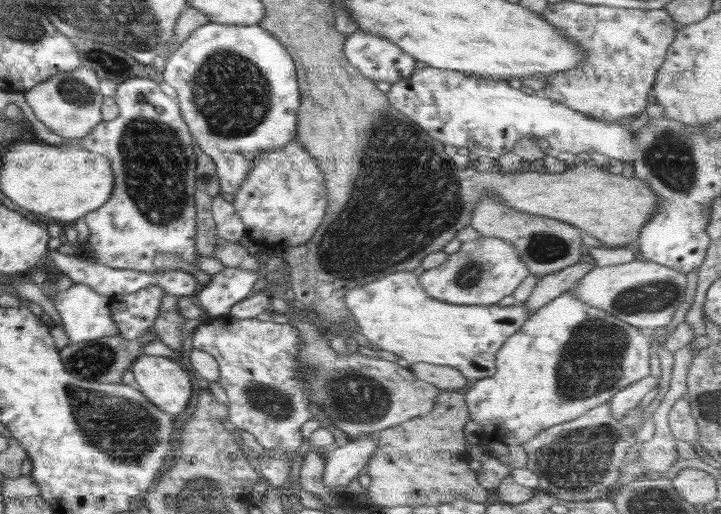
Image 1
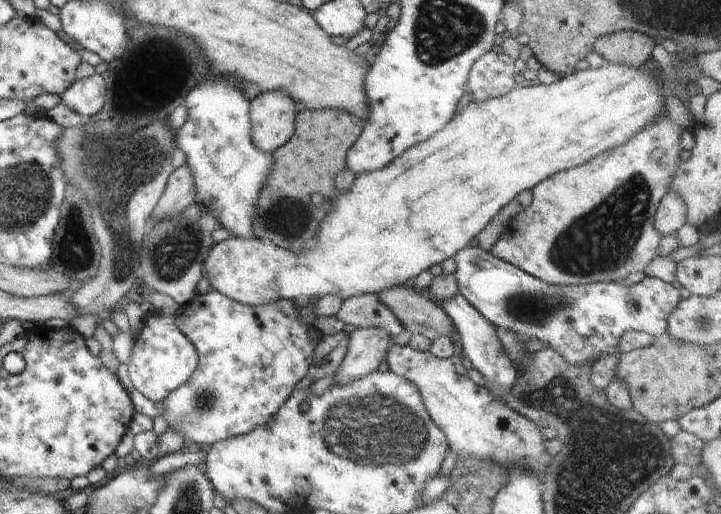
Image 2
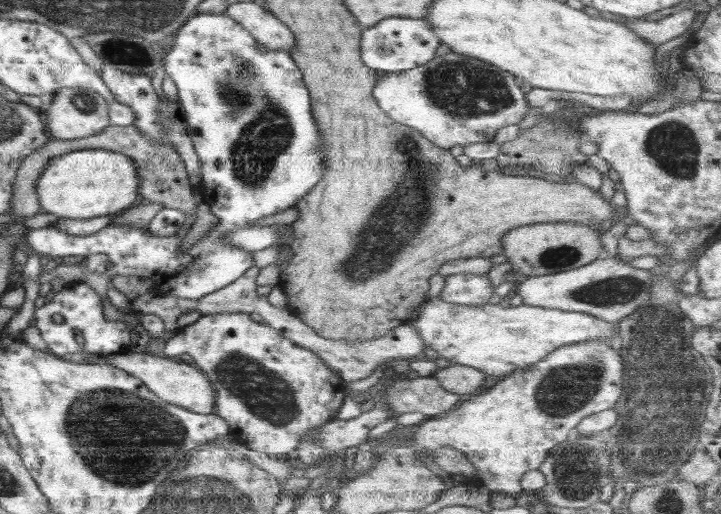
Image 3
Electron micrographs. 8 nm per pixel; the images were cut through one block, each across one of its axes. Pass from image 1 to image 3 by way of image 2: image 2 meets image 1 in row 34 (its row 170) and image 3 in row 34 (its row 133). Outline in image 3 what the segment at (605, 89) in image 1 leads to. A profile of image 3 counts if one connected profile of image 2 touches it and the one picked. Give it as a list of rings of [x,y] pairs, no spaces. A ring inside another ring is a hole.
[[[684,8],[680,12],[674,12],[662,20],[657,22],[630,19],[631,22],[625,24],[629,30],[638,34],[642,39],[650,41],[653,46],[659,46],[672,38],[680,37],[686,33],[697,16],[696,10],[692,8]]]

